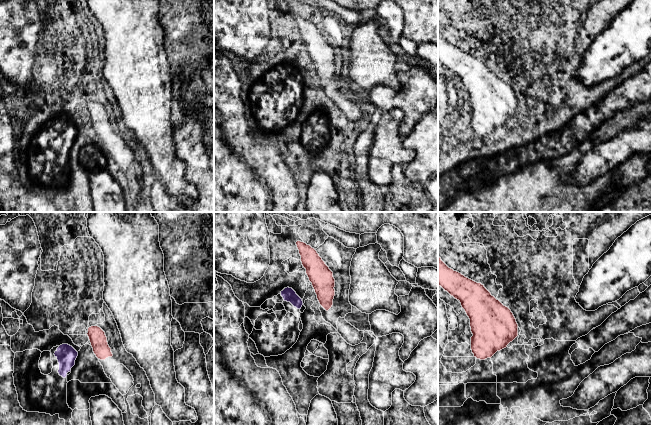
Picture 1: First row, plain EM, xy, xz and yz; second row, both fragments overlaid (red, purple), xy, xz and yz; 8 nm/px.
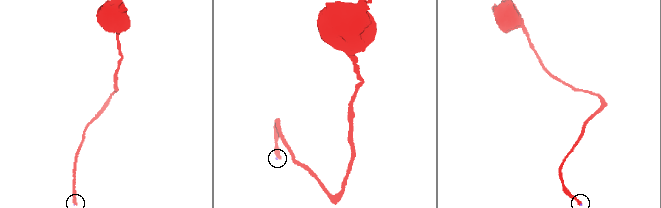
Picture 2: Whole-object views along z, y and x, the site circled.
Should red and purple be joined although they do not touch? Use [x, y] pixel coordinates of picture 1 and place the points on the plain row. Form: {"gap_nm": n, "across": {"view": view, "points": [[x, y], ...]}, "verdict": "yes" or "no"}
{"gap_nm": 120, "across": {"view": "xz", "points": [[317, 74], [302, 77]]}, "verdict": "no"}

